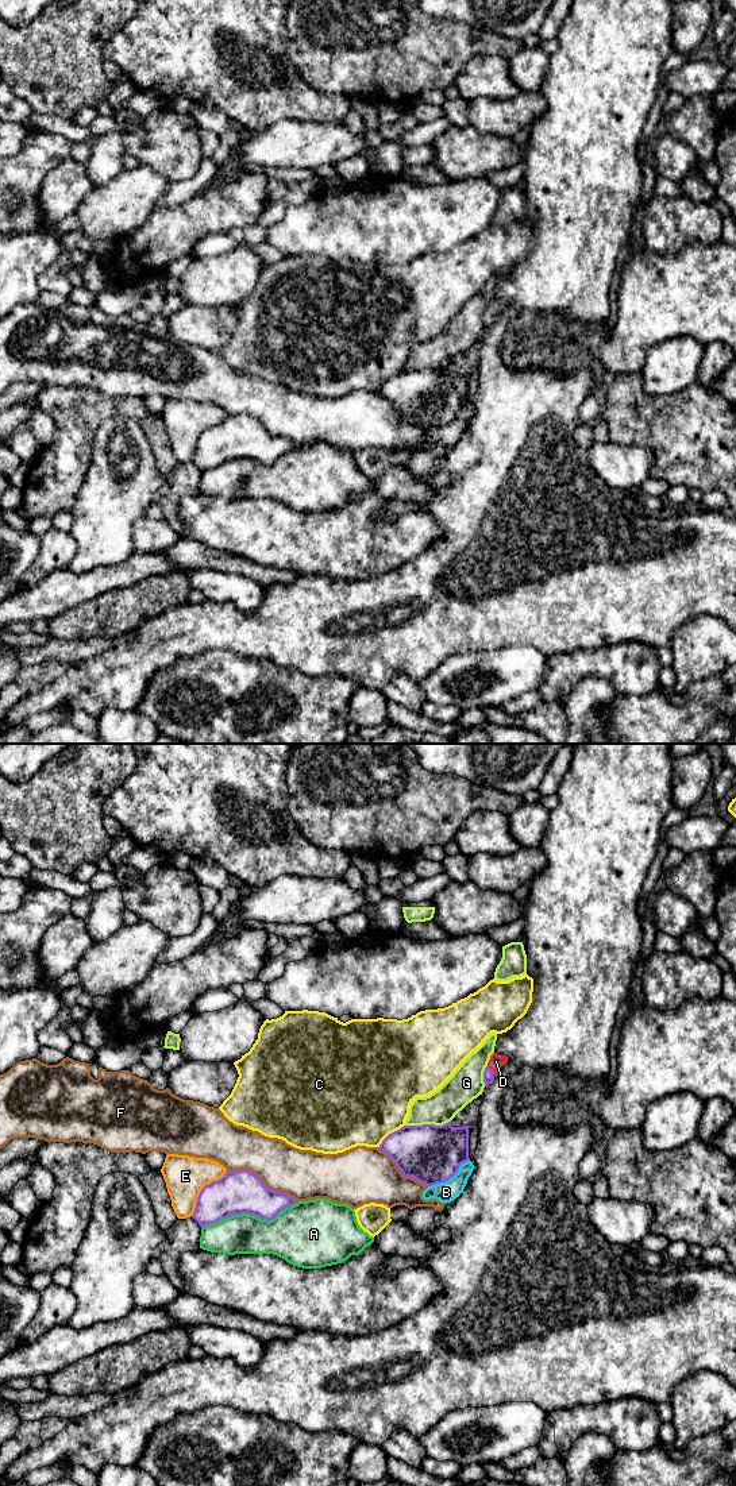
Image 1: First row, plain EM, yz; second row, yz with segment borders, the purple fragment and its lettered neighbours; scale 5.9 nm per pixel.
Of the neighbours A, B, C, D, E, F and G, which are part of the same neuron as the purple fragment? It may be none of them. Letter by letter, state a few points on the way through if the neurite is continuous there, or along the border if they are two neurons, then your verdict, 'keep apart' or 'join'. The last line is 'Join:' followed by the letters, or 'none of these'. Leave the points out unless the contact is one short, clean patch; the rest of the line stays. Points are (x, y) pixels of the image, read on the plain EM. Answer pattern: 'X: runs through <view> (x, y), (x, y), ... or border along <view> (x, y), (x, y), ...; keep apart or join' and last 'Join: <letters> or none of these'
A: keep apart
B: keep apart
C: keep apart
D: runs through yz (488, 319), (492, 315), (496, 305); join
E: keep apart
F: keep apart
G: keep apart
Join: D

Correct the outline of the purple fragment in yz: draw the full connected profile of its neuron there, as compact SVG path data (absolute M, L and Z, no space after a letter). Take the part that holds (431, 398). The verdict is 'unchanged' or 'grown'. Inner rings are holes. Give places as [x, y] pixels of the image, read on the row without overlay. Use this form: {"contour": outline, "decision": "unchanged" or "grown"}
{"contour": "M404 370L389 378L378 391L389 400L404 421L432 431L452 422L469 402L469 370Z", "decision": "unchanged"}

